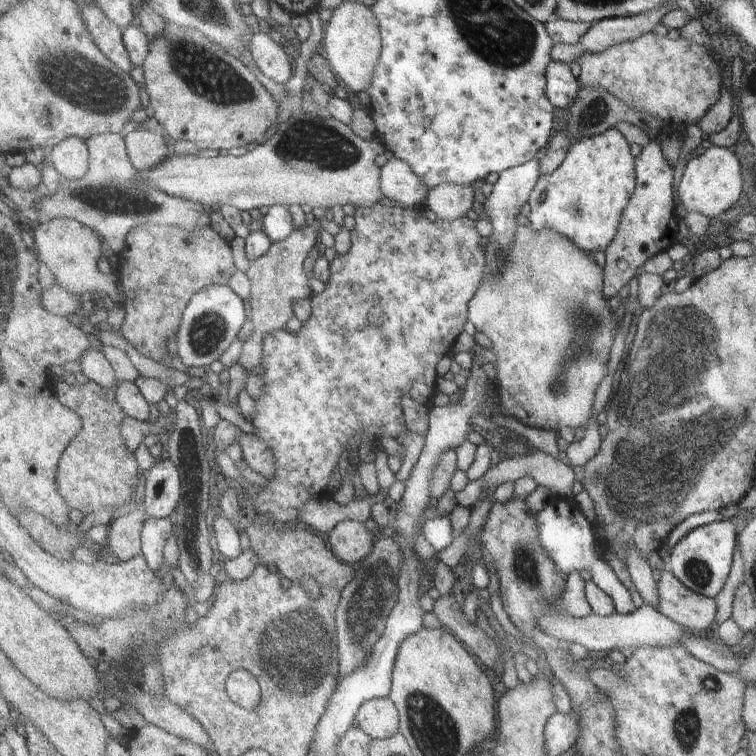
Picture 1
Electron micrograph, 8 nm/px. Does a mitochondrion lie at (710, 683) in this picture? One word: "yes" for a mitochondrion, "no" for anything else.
yes

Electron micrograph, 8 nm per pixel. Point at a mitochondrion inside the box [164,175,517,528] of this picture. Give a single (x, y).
(207, 329)

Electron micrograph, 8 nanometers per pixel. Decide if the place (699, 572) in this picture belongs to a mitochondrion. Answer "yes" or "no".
yes

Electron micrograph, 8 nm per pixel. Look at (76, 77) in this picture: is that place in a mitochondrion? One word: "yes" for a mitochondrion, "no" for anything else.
yes

